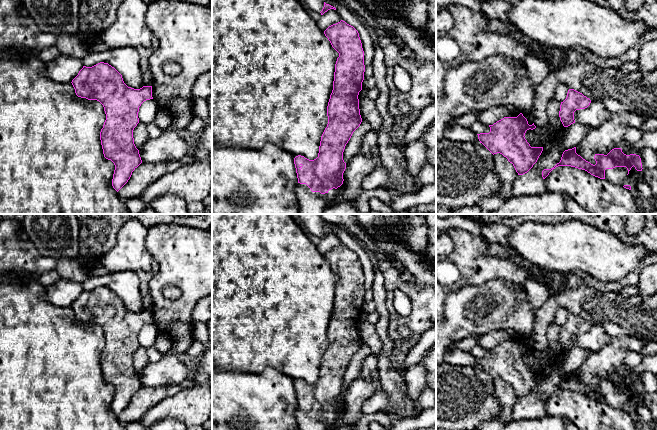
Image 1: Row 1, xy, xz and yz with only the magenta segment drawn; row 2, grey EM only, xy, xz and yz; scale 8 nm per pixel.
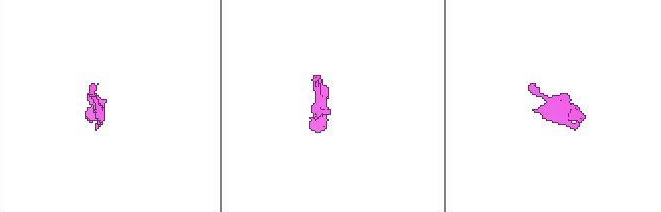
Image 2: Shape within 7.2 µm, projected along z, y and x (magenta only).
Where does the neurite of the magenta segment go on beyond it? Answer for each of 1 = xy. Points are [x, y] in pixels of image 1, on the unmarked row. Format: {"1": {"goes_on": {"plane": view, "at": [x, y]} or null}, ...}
{"1": {"goes_on": null}}

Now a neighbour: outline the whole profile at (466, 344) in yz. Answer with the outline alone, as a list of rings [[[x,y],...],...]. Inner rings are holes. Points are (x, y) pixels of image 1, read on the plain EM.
[[[474,335],[464,338],[456,343],[451,344],[451,347],[456,347],[463,351],[470,351],[475,345],[477,345],[476,341],[479,337],[479,335]]]

